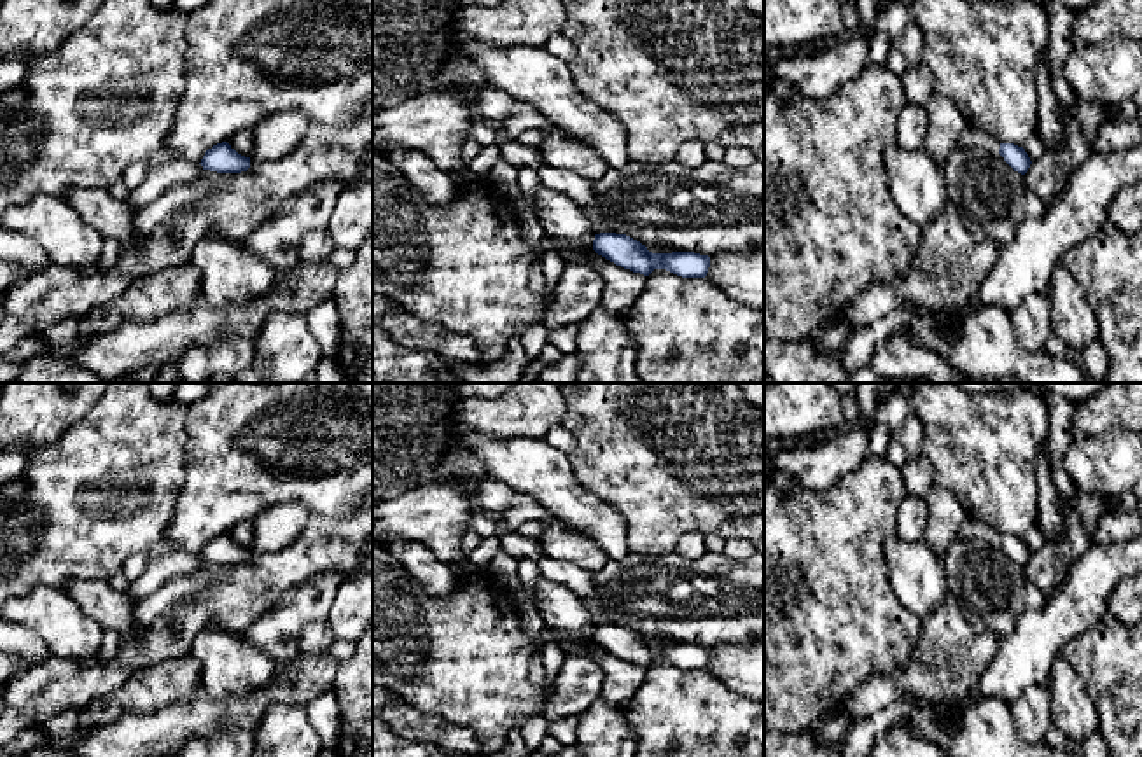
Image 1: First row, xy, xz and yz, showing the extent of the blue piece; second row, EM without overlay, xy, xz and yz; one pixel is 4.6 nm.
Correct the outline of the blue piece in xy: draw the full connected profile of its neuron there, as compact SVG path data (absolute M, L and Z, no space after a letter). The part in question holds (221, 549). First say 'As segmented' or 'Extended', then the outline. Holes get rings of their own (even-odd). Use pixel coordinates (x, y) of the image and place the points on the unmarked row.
As segmented. M227 533L208 540L199 554L203 561L217 565L241 565L250 559L250 549L238 545Z

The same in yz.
Extended. M965 517L964 524L958 528L957 537L962 540L983 540L988 544L999 544L1004 552L1021 566L1025 566L1032 556L1023 538L1014 535L999 535L983 521L974 521L971 517Z

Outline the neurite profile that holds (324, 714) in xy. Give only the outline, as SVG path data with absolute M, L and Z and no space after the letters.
M334 689L315 698L304 706L317 729L324 748L336 748L341 736L341 712Z

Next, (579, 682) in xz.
M568 654L553 678L553 694L544 717L549 722L579 717L600 698L602 689L603 671L600 664L589 656Z

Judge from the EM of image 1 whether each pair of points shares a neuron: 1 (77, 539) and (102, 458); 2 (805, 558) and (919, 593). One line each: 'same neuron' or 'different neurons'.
1: same neuron
2: different neurons

